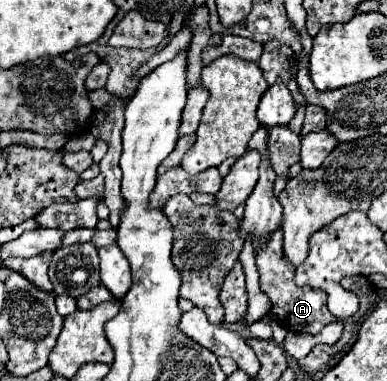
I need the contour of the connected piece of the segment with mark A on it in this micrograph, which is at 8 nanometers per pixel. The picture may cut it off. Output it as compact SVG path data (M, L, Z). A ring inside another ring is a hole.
M275 231L269 235L269 239L265 243L261 243L259 251L255 253L255 263L261 275L261 291L267 293L267 297L271 299L273 307L271 307L271 317L277 319L281 323L281 327L285 327L287 331L295 331L295 333L311 333L317 335L325 325L329 323L337 323L341 319L333 317L327 309L327 293L325 291L315 291L315 289L301 289L293 283L293 267L287 265L283 261L283 233Z

